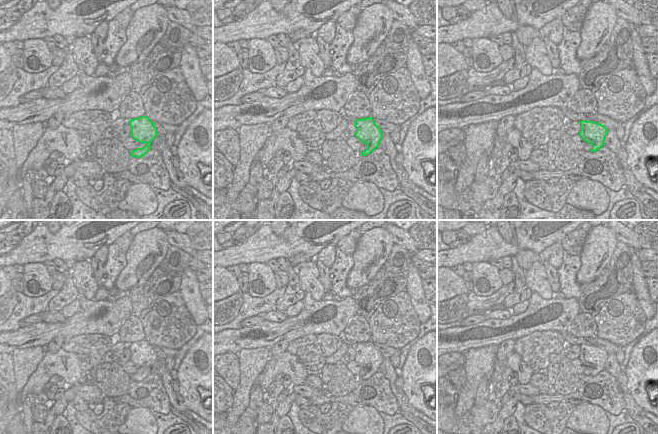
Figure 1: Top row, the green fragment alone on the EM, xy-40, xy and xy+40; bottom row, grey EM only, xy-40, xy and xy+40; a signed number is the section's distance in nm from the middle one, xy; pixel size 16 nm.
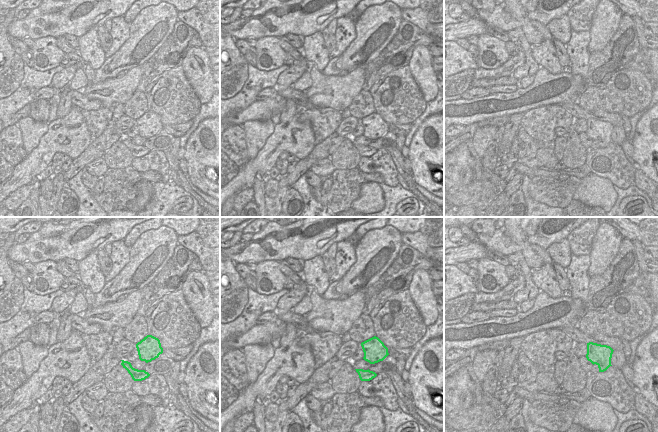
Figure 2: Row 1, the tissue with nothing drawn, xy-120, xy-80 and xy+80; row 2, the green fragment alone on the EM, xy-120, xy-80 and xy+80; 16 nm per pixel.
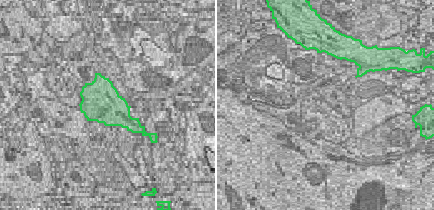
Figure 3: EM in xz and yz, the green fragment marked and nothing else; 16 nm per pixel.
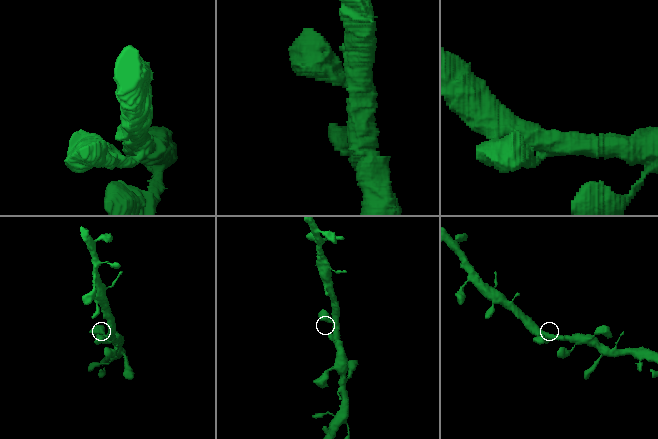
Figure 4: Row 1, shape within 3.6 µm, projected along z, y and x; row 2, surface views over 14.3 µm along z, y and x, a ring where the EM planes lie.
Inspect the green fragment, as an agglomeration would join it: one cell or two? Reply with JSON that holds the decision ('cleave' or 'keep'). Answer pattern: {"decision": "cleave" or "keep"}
{"decision": "keep"}

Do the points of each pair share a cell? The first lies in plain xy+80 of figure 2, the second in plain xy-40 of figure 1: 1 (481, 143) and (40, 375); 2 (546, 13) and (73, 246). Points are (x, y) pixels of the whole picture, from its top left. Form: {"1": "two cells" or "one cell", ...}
{"1": "two cells", "2": "one cell"}

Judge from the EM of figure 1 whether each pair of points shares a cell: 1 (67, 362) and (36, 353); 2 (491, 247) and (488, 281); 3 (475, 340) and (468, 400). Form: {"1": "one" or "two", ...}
{"1": "two", "2": "two", "3": "two"}

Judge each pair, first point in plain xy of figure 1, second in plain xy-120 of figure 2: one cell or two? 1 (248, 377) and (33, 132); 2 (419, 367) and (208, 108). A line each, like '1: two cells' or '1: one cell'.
1: one cell
2: two cells

